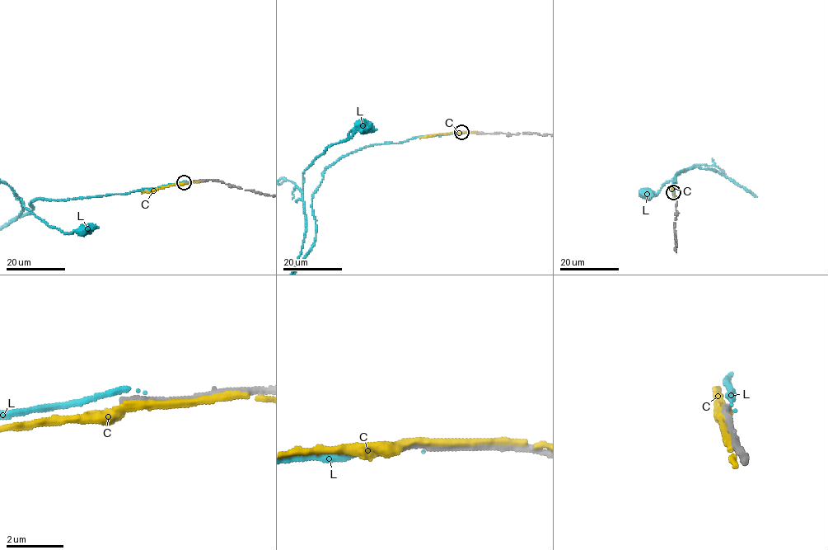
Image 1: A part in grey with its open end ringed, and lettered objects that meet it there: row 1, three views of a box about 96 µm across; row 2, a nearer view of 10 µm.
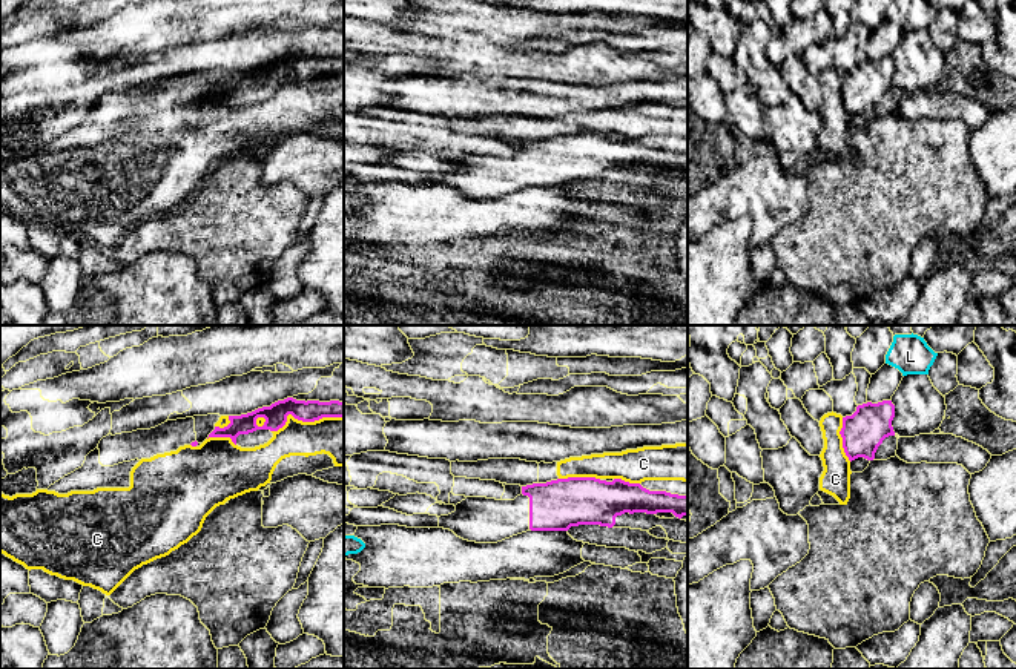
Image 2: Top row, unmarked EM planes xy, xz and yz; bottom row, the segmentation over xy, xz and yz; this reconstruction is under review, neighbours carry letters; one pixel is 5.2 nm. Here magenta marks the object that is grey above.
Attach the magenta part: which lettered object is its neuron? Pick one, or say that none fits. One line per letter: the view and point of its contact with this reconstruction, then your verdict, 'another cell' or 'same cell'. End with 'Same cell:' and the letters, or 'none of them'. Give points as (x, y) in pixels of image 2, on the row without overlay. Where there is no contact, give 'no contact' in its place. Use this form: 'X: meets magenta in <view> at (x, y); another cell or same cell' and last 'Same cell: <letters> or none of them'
C: meets magenta in xy at (304, 77); another cell
L: no contact; another cell
Same cell: none of them

